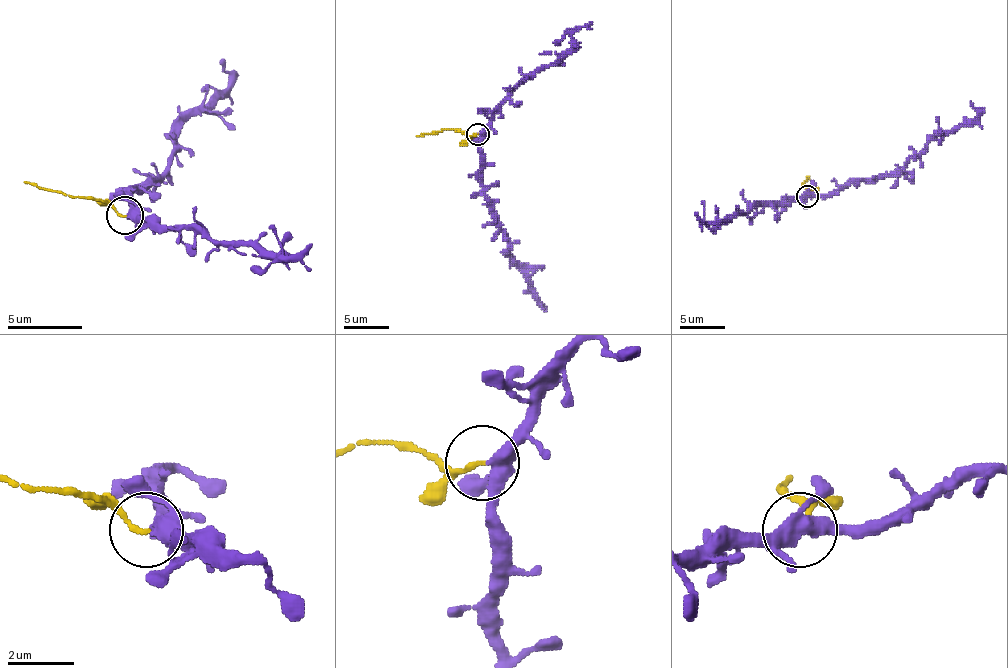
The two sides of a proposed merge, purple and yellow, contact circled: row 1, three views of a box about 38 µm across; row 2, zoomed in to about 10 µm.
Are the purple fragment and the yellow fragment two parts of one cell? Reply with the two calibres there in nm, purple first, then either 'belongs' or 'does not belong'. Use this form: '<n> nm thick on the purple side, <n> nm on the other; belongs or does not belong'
360 nm thick on the purple side, 140 nm on the other; does not belong

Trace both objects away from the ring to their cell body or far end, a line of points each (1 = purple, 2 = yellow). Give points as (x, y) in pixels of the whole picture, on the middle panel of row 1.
1: (478, 133), (480, 181), (494, 222), (507, 238), (507, 252), (533, 295), (542, 304), (535, 297)
2: (478, 133), (469, 136), (455, 129), (416, 136)

